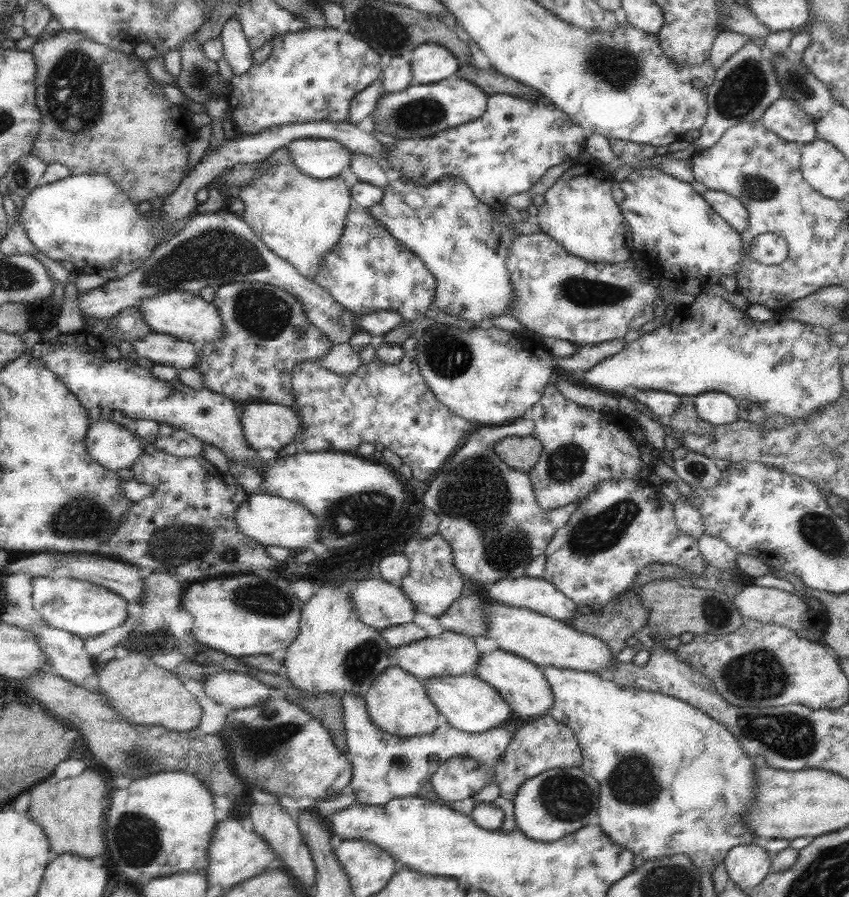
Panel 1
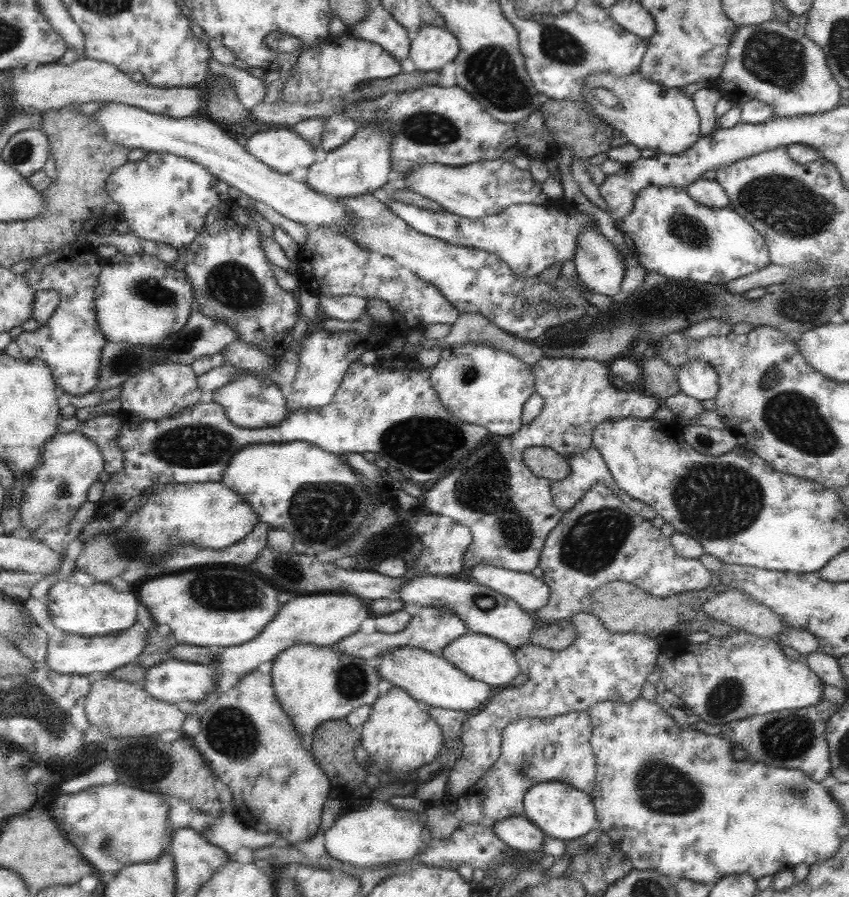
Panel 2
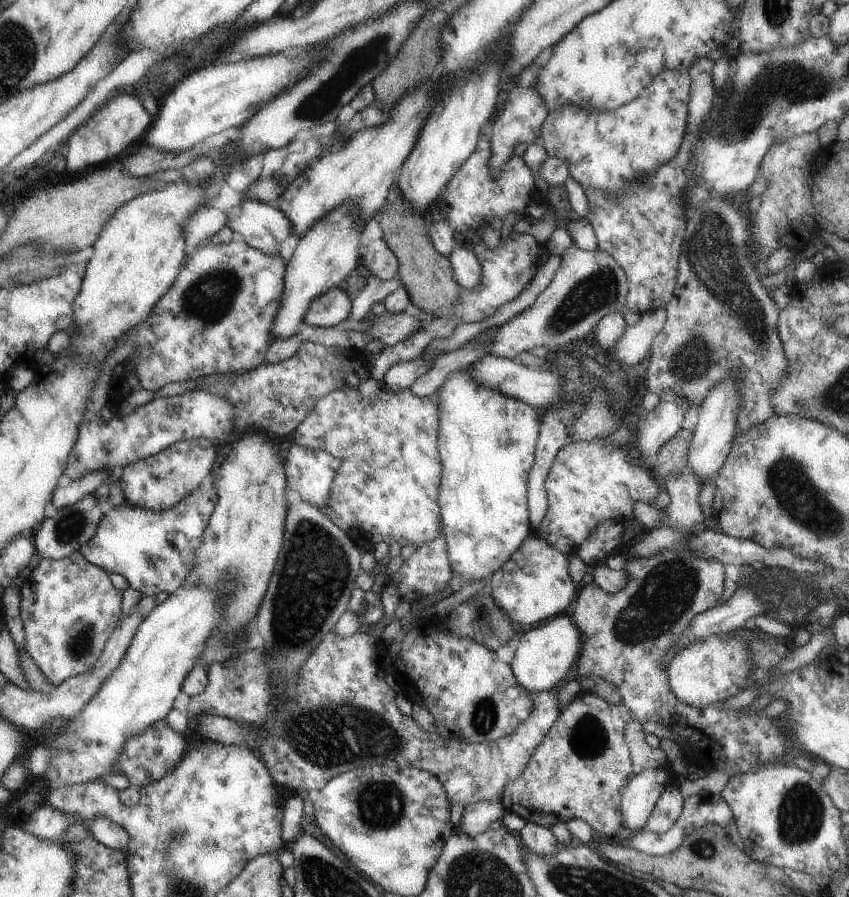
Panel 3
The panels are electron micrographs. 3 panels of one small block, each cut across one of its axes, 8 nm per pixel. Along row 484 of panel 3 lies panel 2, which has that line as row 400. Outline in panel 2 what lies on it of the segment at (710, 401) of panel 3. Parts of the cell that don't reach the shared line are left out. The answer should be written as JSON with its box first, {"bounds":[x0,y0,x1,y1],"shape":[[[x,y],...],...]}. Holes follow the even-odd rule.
{"bounds":[675,360,719,402],"shape":[[[693,360],[677,368],[675,380],[679,384],[677,392],[683,392],[687,398],[693,398],[697,402],[713,400],[719,390],[717,372],[703,360]]]}

